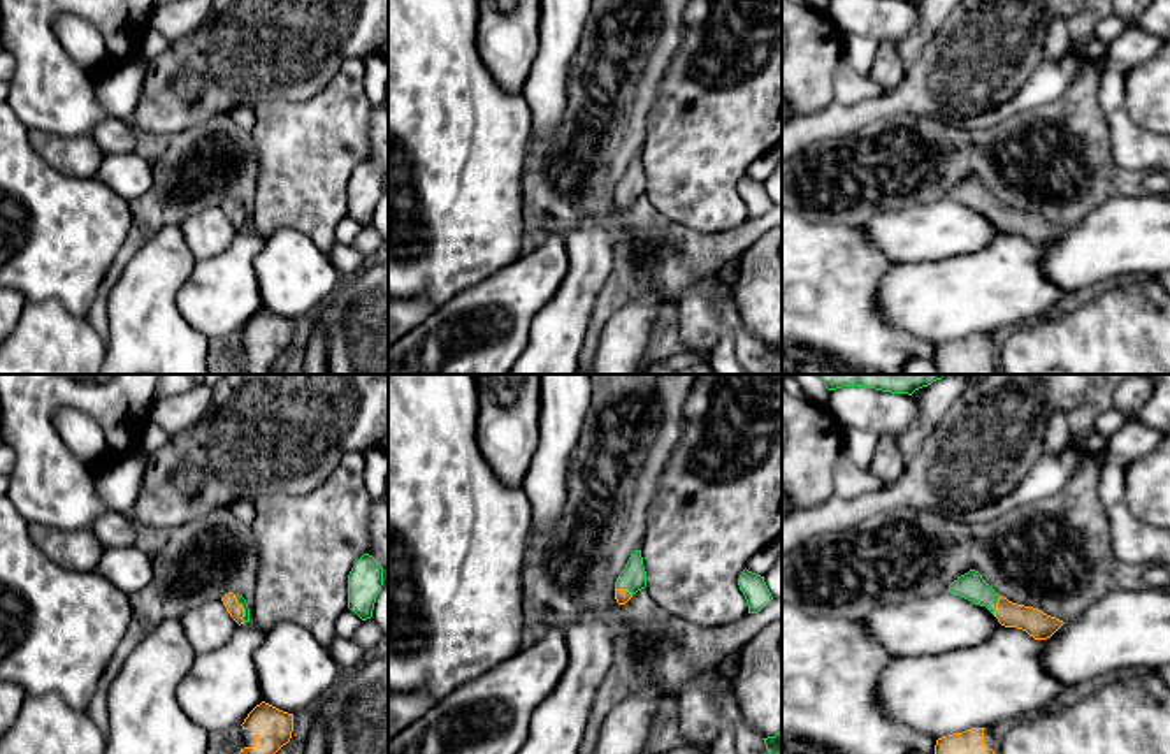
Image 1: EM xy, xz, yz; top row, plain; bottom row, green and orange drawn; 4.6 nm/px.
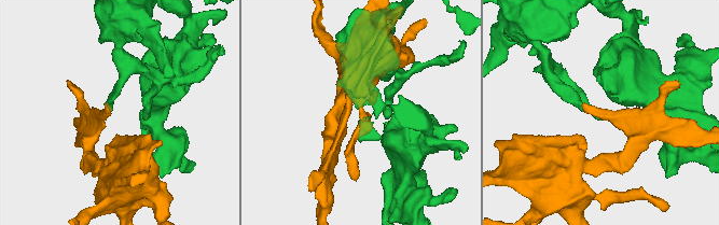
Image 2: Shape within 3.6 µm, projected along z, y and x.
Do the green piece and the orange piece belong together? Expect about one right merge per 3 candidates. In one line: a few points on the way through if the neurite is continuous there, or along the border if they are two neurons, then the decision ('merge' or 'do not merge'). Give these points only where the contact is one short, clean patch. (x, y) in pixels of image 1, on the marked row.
across yz (970, 586), (995, 605), (1012, 616), (1035, 623) | merge

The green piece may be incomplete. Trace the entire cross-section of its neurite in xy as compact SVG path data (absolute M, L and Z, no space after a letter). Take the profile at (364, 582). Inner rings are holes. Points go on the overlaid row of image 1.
M364 554L348 575L348 608L362 620L371 619L381 585L383 568L372 555Z

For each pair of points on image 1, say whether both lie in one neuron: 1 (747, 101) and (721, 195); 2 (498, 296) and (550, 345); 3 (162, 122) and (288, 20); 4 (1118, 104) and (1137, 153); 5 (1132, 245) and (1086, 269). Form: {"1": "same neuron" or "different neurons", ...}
{"1": "same neuron", "2": "different neurons", "3": "same neuron", "4": "same neuron", "5": "same neuron"}

